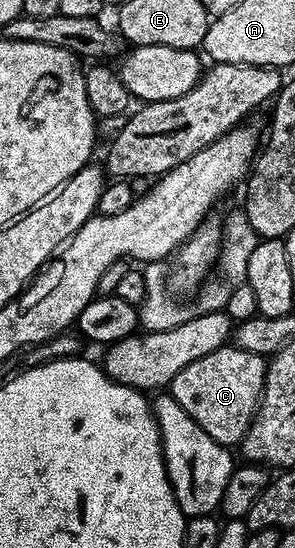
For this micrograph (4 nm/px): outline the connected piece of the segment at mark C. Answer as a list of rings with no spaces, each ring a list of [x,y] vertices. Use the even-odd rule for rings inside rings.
[[[226,345],[215,349],[215,353],[207,353],[207,357],[199,357],[199,361],[191,361],[187,369],[179,369],[167,391],[175,397],[175,401],[179,401],[179,405],[183,405],[183,409],[187,409],[187,413],[193,418],[195,425],[203,429],[203,433],[207,433],[224,447],[233,449],[245,438],[257,415],[257,406],[261,404],[261,394],[265,388],[266,366],[266,356],[247,353],[235,345]]]

